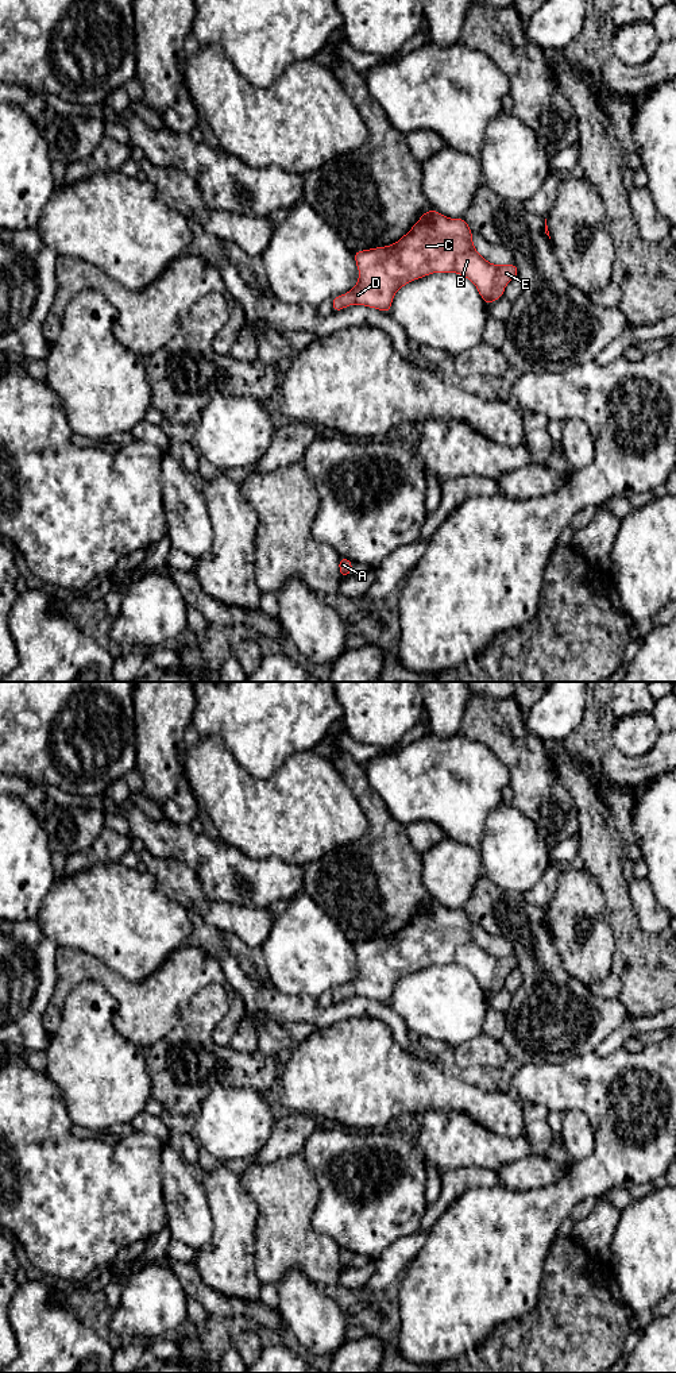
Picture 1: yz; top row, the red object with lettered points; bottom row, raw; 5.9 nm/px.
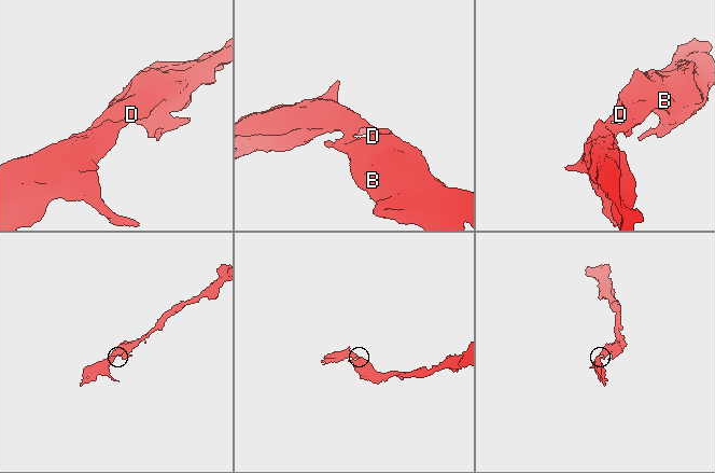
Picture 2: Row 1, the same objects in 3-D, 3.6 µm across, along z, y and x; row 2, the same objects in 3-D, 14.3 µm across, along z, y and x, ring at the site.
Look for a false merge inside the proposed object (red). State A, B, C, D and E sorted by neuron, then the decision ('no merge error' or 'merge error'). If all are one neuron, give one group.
A B C D E | no merge error

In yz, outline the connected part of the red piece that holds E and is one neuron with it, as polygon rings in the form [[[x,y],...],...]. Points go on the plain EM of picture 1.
[[[432,899],[422,905],[397,934],[354,944],[359,971],[349,983],[331,991],[333,1003],[340,1003],[349,996],[364,996],[390,1004],[393,990],[402,977],[433,964],[464,967],[476,977],[479,987],[488,998],[503,988],[506,976],[518,969],[518,960],[515,954],[494,956],[487,953],[474,938],[472,927],[464,909],[451,910]]]

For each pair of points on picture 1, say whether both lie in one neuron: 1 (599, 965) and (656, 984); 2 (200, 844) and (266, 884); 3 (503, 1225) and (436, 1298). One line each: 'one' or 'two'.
1: two
2: one
3: one

